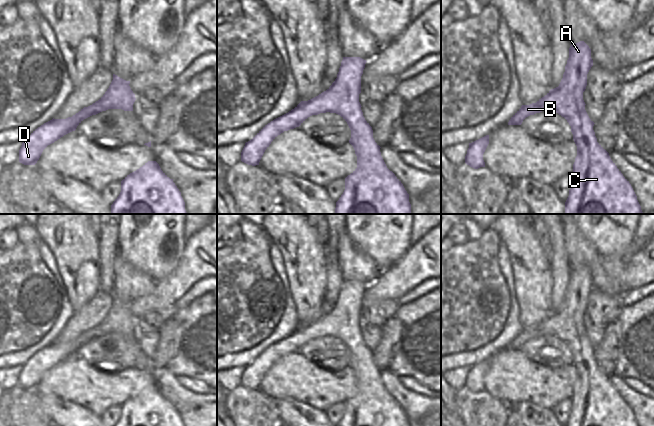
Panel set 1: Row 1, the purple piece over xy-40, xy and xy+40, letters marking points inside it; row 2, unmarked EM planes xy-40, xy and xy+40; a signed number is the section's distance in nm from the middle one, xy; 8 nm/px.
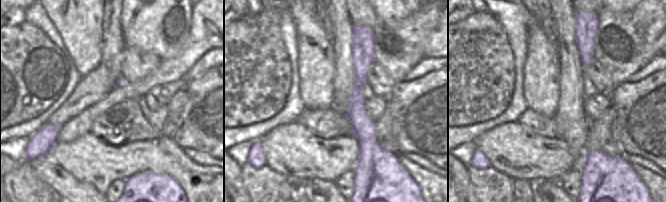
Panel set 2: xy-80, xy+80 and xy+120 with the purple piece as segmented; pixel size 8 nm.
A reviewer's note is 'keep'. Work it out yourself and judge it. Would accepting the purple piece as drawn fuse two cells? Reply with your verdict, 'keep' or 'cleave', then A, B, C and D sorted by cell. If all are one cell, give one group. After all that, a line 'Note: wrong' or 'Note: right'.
keep; groups A B C D
Note: right

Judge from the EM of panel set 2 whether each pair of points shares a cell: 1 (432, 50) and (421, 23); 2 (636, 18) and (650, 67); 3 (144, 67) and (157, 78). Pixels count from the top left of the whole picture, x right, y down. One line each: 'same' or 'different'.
1: different
2: different
3: different

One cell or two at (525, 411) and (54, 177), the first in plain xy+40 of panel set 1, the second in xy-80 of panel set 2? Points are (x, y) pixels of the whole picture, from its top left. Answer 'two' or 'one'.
one

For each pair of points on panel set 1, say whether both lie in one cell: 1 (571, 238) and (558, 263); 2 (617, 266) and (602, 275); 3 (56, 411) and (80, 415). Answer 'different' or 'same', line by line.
1: different
2: same
3: same

